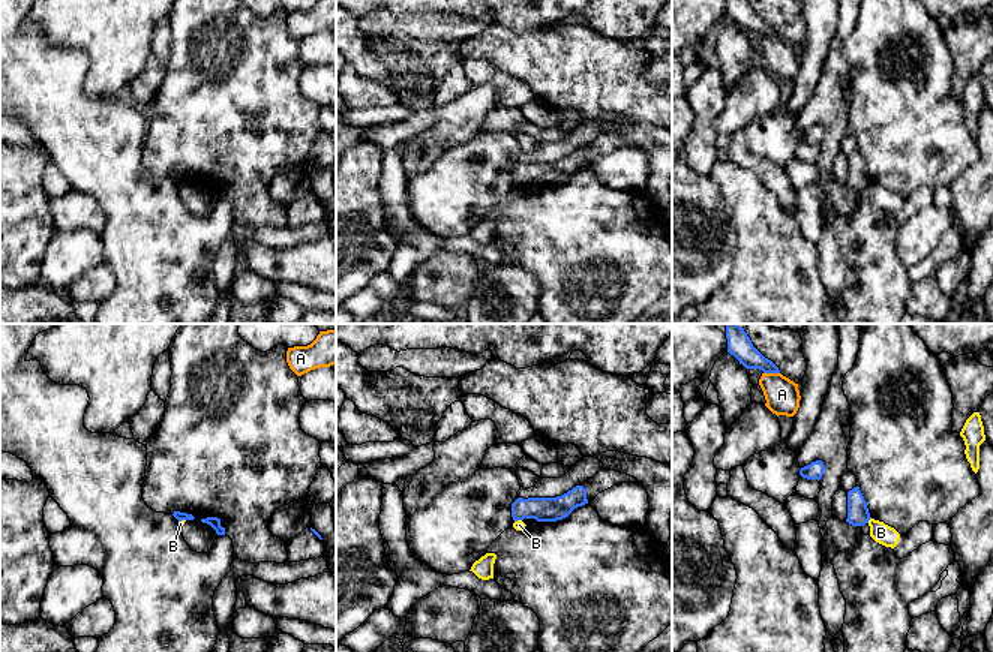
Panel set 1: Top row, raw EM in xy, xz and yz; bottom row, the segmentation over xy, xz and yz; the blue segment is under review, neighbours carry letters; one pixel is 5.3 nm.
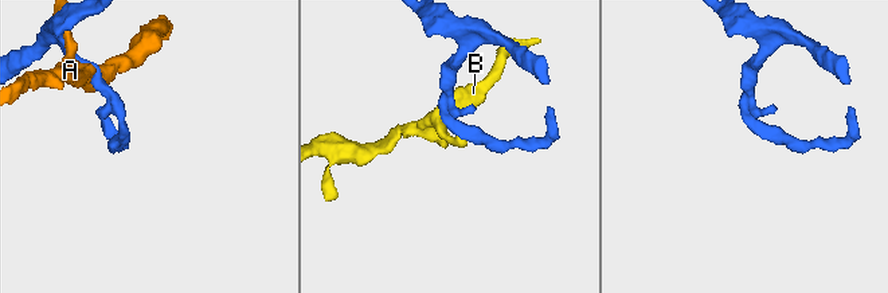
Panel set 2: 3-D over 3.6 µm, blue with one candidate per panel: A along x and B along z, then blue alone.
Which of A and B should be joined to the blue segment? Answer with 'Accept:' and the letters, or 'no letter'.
Accept: no letter

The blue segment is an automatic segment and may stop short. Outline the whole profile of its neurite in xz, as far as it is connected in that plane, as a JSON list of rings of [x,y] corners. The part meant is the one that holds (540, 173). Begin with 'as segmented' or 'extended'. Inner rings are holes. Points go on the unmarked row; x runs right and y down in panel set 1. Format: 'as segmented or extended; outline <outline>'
as segmented; outline [[[576,150],[556,162],[518,162],[512,168],[514,186],[536,183],[537,186],[556,186],[566,183],[574,172],[588,168],[586,153]]]

